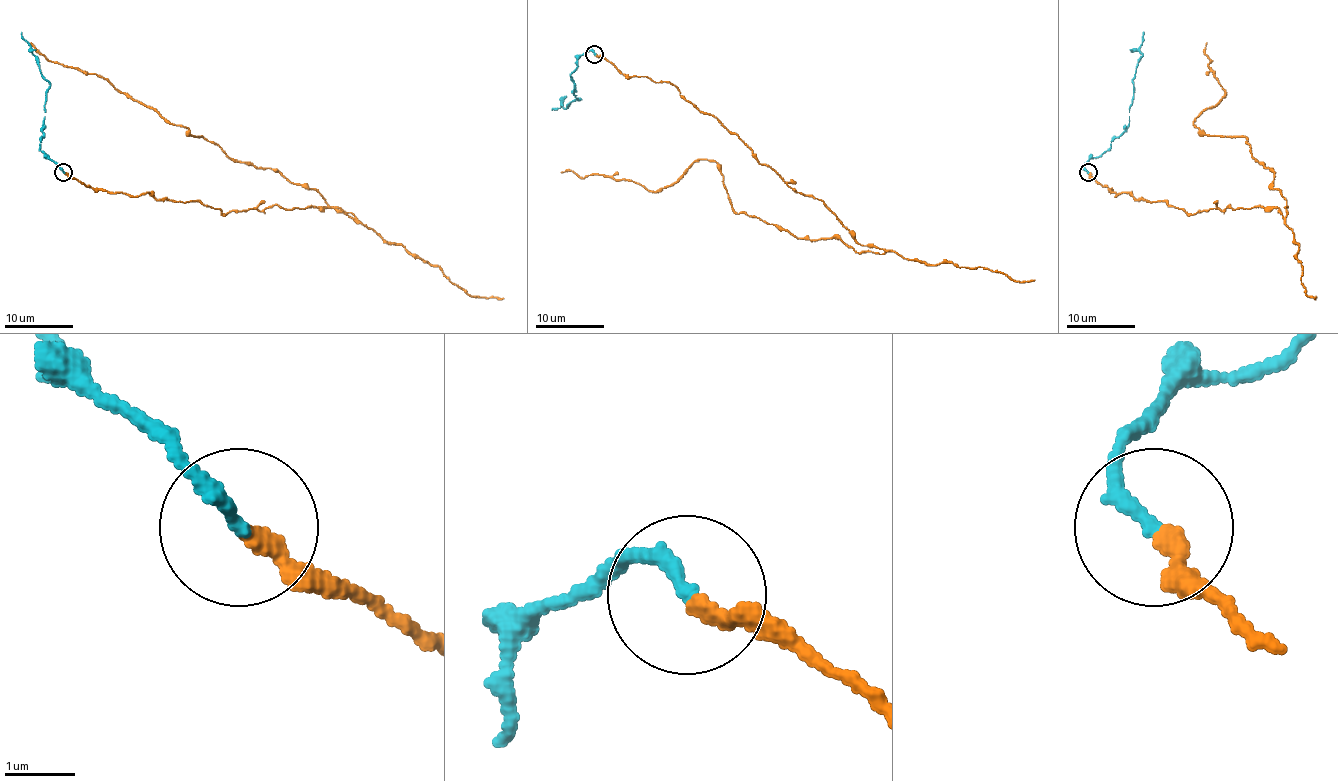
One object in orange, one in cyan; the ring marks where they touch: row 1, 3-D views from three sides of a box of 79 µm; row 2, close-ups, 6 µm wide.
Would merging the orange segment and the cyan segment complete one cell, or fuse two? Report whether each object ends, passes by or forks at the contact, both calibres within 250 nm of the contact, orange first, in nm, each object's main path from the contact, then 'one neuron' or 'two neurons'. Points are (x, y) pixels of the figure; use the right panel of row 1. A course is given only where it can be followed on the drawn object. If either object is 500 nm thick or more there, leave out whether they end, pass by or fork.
orange ends there; cyan ends there; 240 nm thick on the orange side, 240 nm on the other; orange runs (1089, 172), (1115, 196), (1194, 214), (1228, 204), (1288, 213), (1244, 137), (1194, 125), (1225, 94), (1206, 43); cyan runs (1087, 172), (1084, 165), (1101, 156), (1129, 123), (1134, 75), (1137, 60), (1142, 55), (1139, 46), (1144, 32); one neuron

